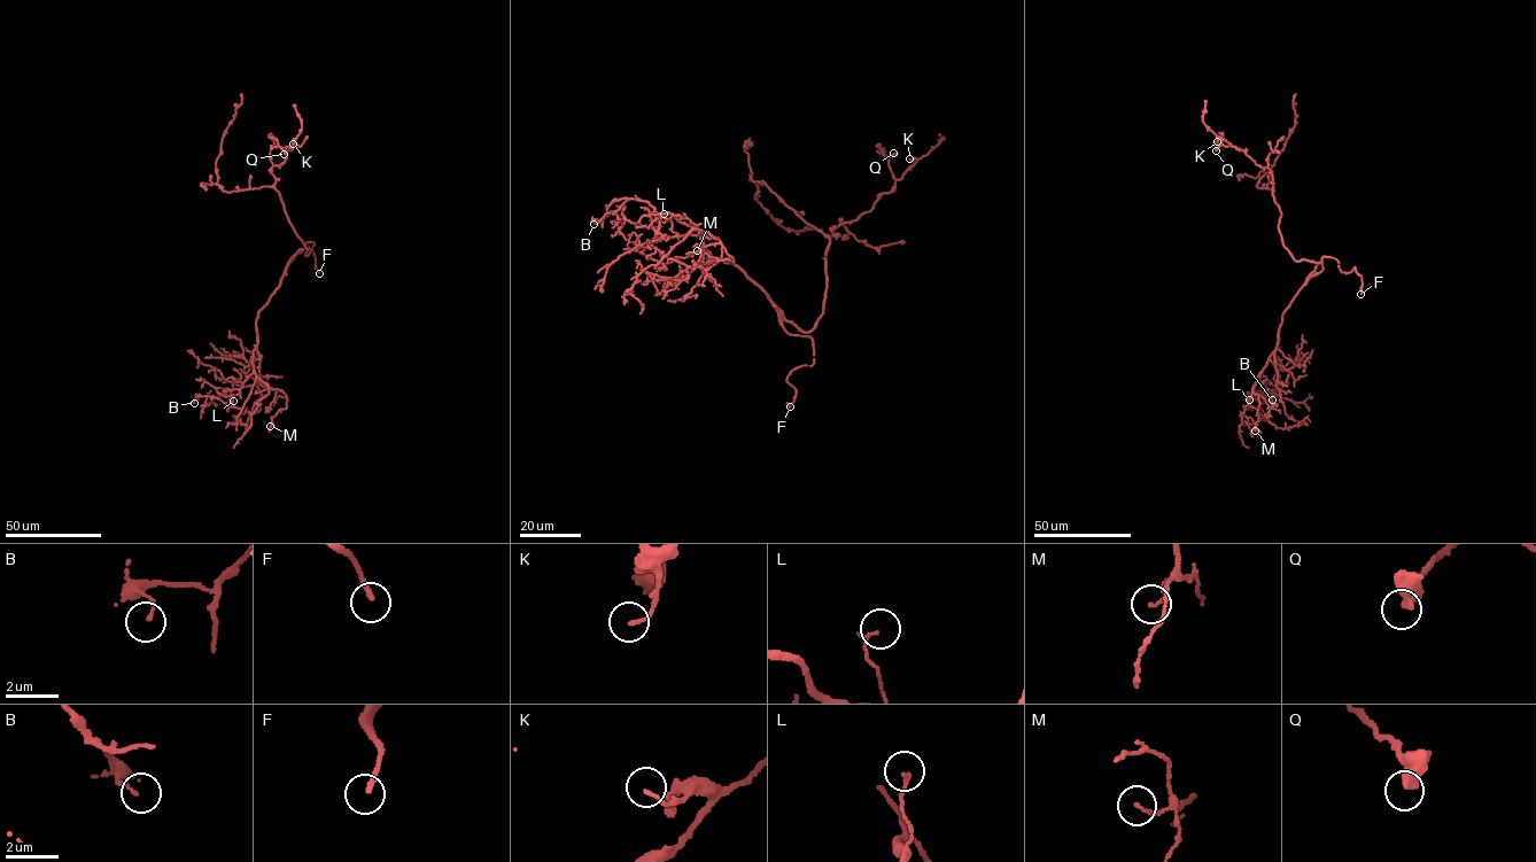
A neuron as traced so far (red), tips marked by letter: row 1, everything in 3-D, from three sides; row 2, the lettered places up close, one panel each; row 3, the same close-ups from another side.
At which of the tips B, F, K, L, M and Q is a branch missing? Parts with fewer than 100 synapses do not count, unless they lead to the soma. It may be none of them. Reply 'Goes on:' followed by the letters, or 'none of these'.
Goes on: F

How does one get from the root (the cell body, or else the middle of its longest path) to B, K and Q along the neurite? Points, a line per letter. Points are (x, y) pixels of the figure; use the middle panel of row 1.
B: (805, 332), (745, 272), (712, 258), (700, 232), (648, 202), (614, 200), (594, 224)
K: (805, 332), (822, 312), (831, 228), (871, 208), (916, 160), (909, 158)
Q: (805, 332), (822, 312), (827, 237), (891, 189), (887, 158), (893, 153)

